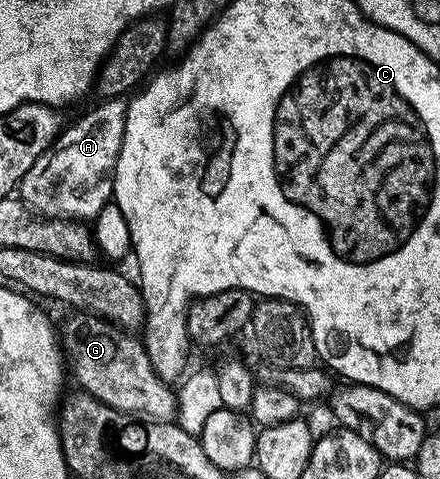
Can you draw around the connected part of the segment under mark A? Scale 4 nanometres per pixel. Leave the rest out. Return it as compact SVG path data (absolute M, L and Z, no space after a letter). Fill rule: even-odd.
M119 97L100 102L100 104L100 107L93 108L84 119L79 119L72 127L70 124L66 129L60 131L58 139L51 144L44 155L37 157L37 161L33 161L33 169L29 169L29 173L25 173L25 177L20 181L17 188L18 198L22 199L23 204L31 208L34 214L44 219L78 219L80 221L91 221L94 220L95 216L101 213L103 207L108 206L108 204L112 202L113 192L115 190L115 166L117 165L117 157L121 153L121 141L125 135L125 113L127 112L127 104ZM47 163L51 163L52 183L47 183Z

